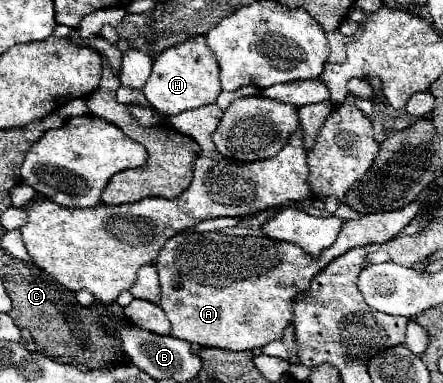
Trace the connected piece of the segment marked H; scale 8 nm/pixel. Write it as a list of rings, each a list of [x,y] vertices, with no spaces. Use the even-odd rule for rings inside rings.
[[[195,36],[183,44],[177,44],[175,48],[163,50],[155,58],[151,76],[147,78],[147,84],[143,88],[143,94],[147,96],[147,100],[167,116],[179,114],[183,110],[199,108],[205,104],[213,104],[219,92],[221,92],[219,66],[205,42],[205,36]]]

